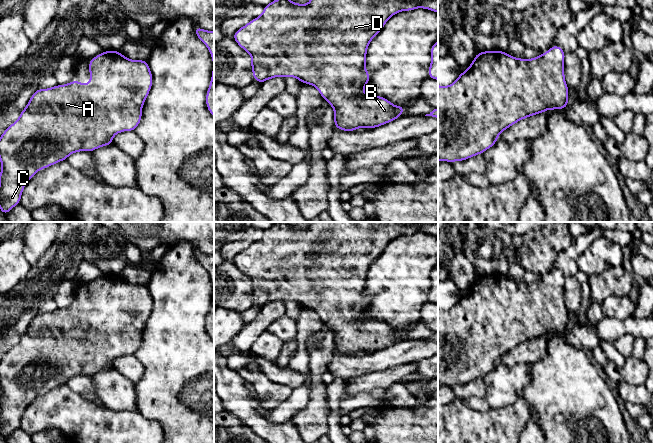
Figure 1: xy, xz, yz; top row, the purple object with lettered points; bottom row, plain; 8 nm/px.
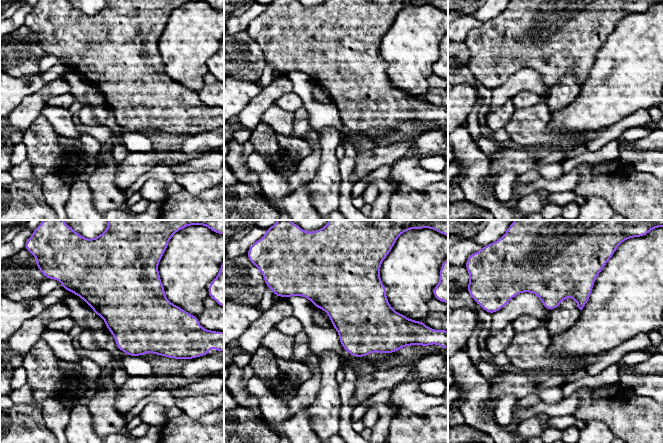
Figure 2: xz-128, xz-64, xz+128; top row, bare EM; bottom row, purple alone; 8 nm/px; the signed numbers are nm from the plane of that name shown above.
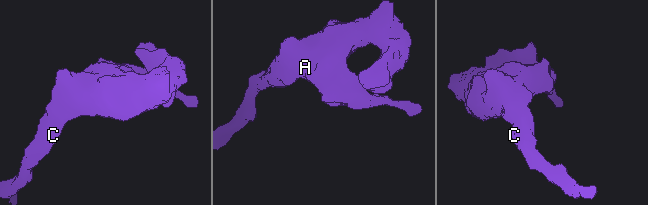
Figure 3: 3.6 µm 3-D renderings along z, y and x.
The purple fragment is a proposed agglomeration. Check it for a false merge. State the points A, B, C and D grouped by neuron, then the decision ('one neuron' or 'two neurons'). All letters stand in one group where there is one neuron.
groups A B C D; one neuron

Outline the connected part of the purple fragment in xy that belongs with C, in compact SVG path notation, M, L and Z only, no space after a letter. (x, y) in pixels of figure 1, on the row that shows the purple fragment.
M110 50L89 60L90 81L83 85L79 80L52 88L38 89L27 106L0 136L0 211L7 215L20 204L26 183L41 169L50 167L80 151L92 152L113 143L113 136L124 131L135 131L142 119L142 107L151 90L153 76L147 60L131 60L120 51Z

